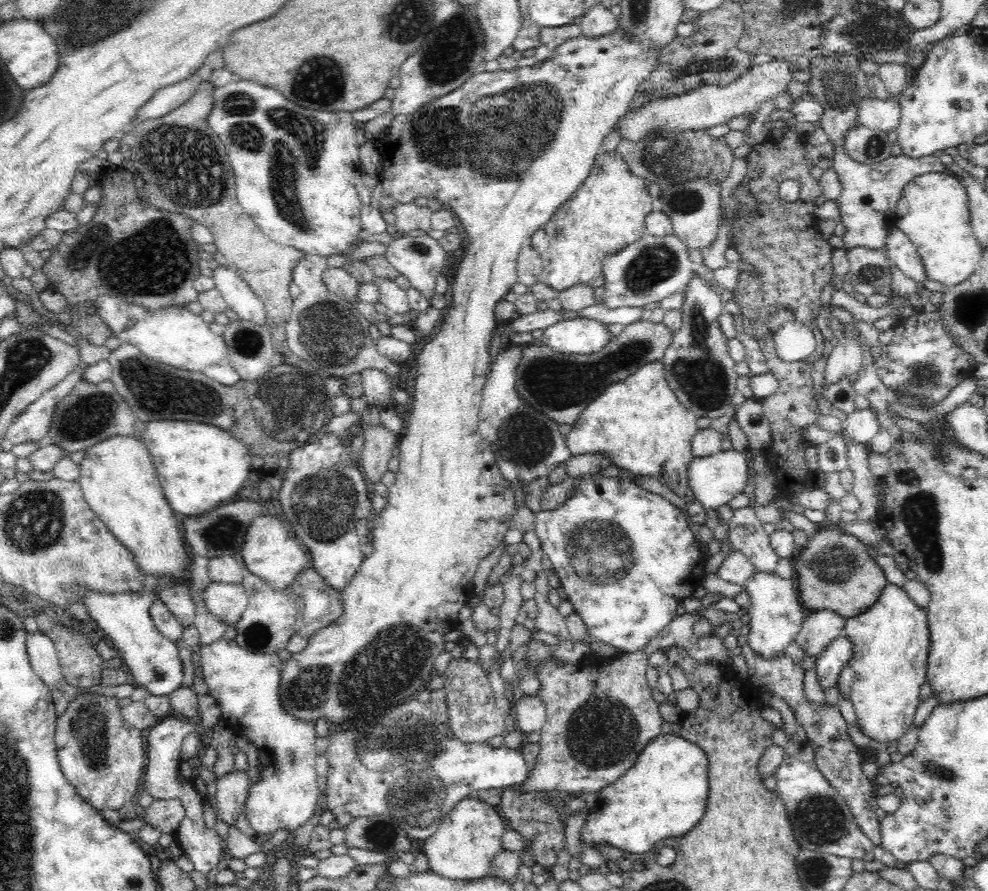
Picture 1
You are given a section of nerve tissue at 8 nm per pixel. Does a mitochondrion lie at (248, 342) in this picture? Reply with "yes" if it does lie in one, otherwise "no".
yes

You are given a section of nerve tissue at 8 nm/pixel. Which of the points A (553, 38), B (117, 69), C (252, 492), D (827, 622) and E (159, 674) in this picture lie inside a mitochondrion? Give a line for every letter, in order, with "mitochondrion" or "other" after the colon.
A: other
B: other
C: other
D: other
E: mitochondrion

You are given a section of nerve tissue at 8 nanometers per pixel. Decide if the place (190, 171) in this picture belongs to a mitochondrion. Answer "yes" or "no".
yes

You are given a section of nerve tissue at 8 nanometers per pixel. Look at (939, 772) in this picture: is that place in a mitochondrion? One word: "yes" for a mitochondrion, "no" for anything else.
yes

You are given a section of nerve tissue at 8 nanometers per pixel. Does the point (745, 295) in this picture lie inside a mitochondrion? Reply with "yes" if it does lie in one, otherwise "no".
no

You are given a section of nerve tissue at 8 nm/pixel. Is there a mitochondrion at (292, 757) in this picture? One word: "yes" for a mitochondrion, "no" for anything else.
yes

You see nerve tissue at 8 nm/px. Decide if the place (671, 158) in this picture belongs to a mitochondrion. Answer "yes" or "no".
yes

